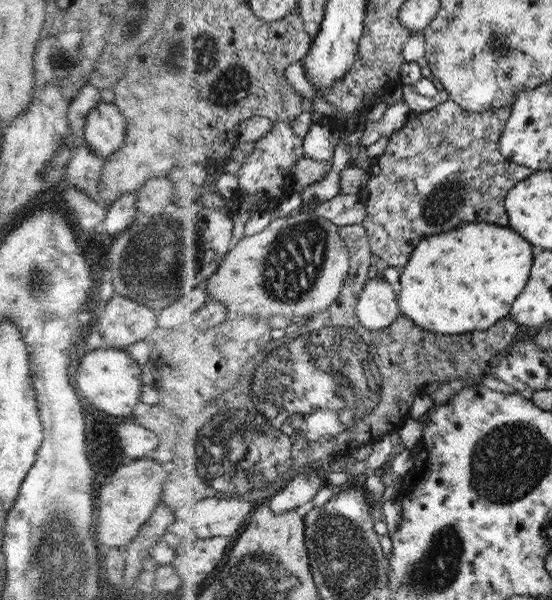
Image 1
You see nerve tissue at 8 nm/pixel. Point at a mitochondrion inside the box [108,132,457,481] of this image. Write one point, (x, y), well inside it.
(155, 262)

